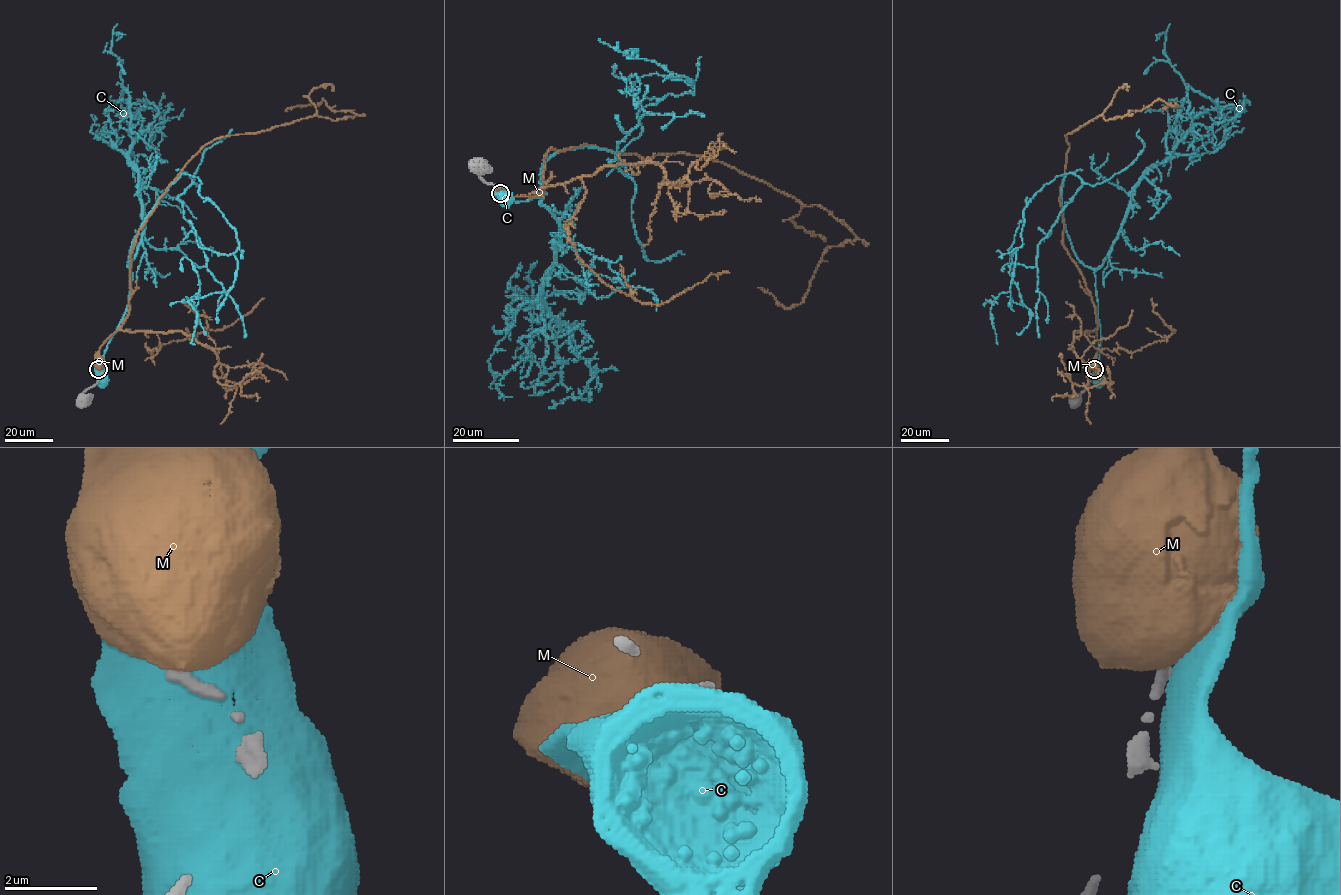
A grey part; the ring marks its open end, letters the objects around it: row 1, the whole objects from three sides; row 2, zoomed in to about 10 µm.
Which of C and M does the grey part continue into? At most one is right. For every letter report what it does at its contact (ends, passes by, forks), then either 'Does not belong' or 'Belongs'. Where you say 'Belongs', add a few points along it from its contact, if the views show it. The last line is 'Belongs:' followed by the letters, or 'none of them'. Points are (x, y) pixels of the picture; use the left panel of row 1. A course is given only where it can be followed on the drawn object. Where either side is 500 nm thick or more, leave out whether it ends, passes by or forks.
C: Does not belong
M: Does not belong
Belongs: none of them

